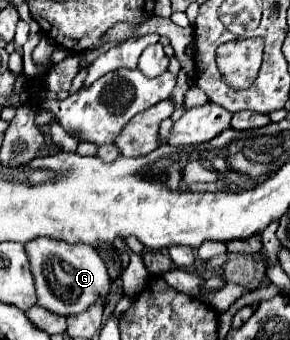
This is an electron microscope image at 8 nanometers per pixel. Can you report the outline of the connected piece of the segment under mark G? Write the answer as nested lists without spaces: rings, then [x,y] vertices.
[[[35,239],[35,243],[27,243],[25,247],[27,255],[31,255],[31,271],[35,275],[37,301],[41,307],[49,309],[51,313],[69,317],[87,311],[87,307],[99,299],[109,303],[111,277],[107,263],[93,247],[67,247],[67,243],[59,243],[57,239]]]

